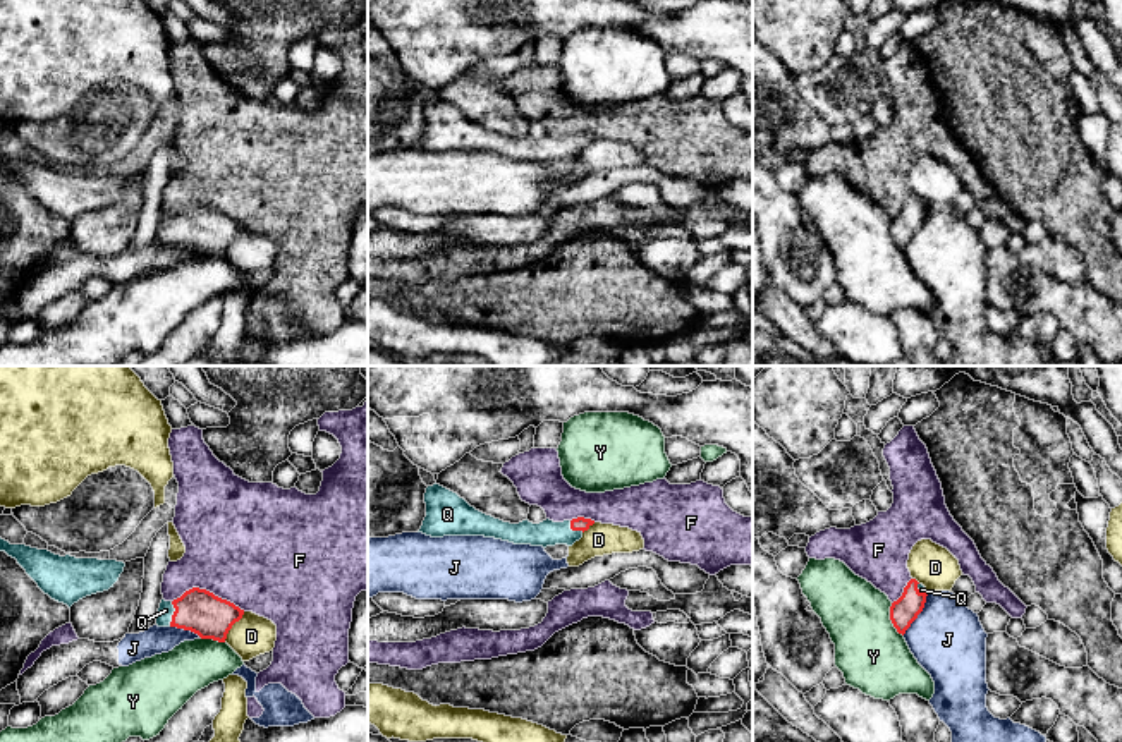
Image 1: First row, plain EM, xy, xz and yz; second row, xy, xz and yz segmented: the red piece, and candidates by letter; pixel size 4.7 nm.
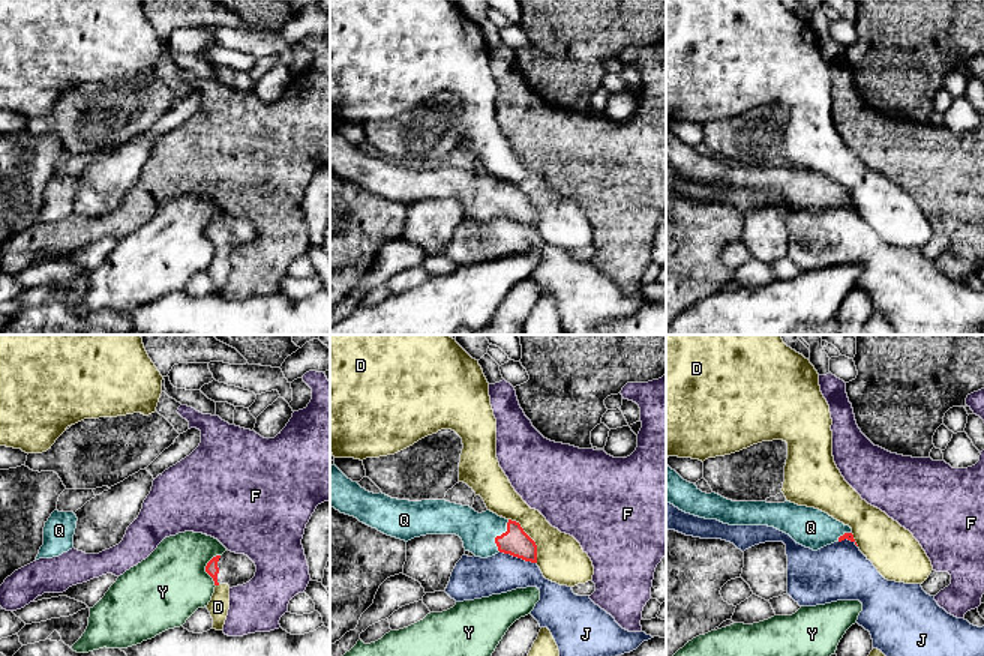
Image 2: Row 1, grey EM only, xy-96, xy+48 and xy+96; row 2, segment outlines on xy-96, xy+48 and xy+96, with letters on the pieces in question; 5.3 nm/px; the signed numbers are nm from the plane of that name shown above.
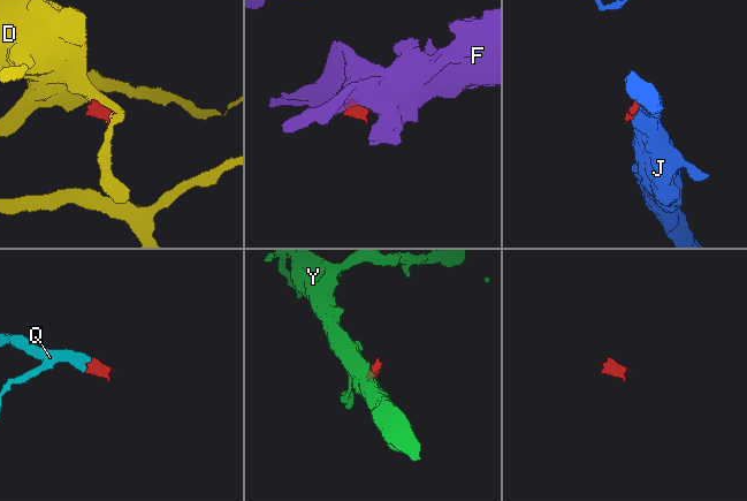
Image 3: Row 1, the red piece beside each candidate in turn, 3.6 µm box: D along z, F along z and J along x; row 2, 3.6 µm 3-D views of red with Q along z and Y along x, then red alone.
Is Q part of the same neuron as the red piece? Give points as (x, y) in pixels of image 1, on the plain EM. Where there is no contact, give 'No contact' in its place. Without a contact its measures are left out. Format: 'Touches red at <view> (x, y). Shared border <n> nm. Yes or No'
Touches red at xy (174, 229). Shared border 120 nm. Yes

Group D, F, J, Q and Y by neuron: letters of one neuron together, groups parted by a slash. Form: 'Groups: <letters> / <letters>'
Groups: D / F / J / Q / Y

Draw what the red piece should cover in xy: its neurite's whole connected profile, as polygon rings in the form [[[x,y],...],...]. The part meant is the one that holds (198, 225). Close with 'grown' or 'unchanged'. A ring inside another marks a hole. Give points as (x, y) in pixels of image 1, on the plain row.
[[[199,203],[186,206],[174,216],[162,215],[156,240],[177,242],[198,249],[201,254],[225,258],[229,246],[244,230],[234,218]]] | grown

